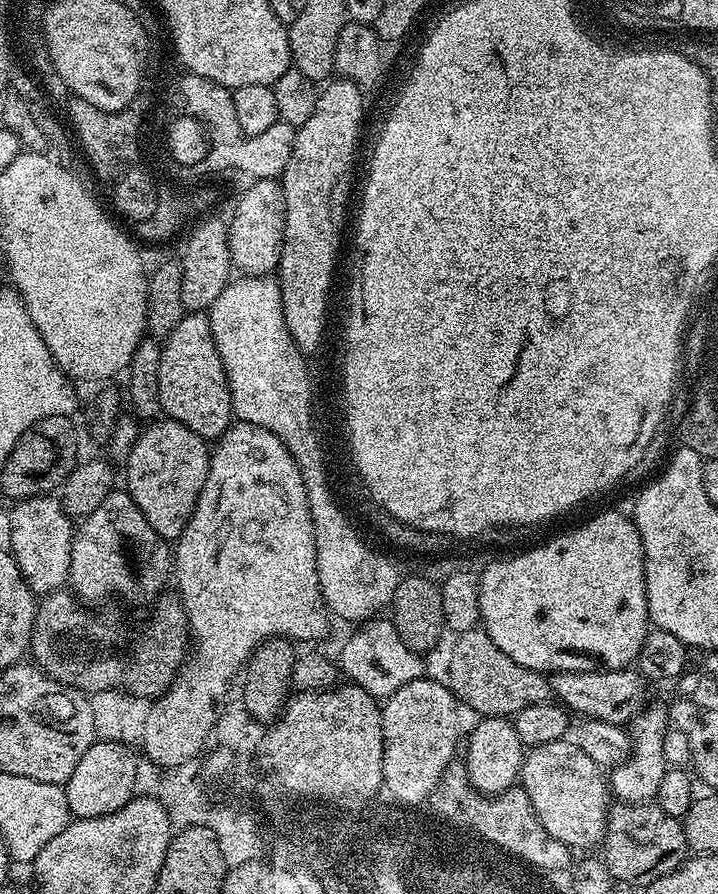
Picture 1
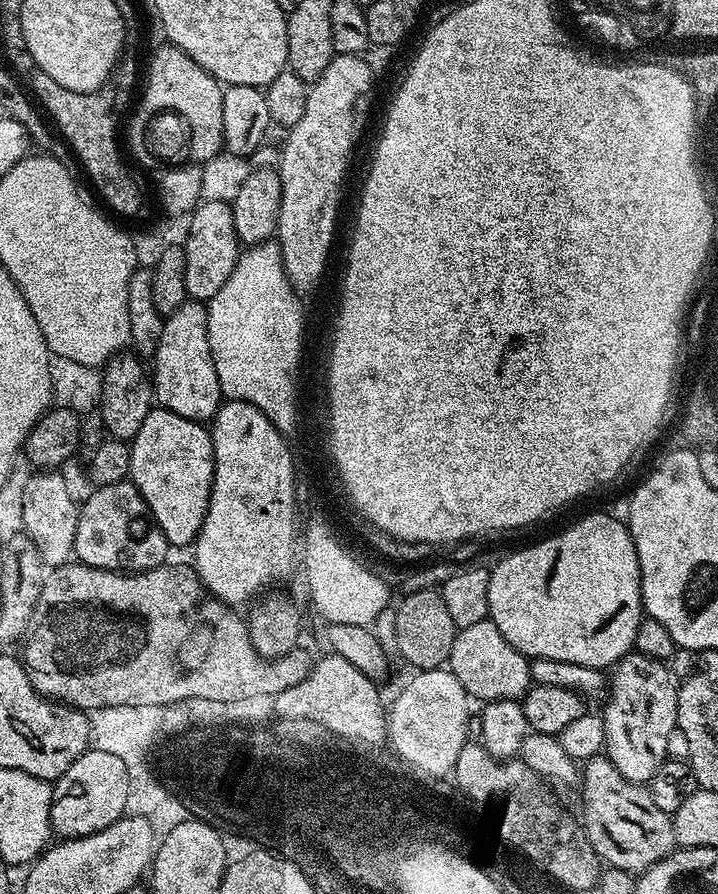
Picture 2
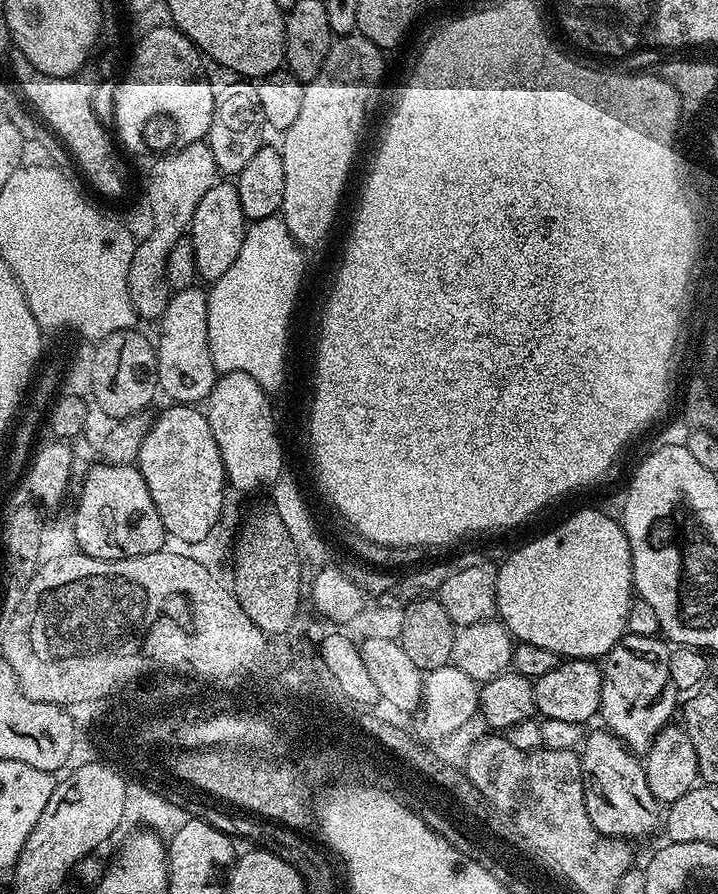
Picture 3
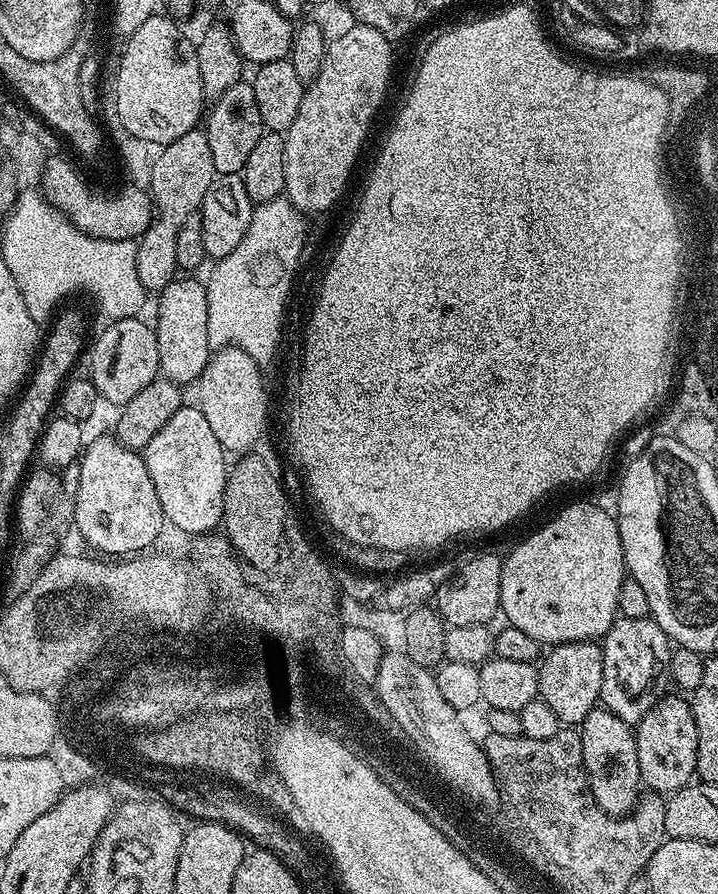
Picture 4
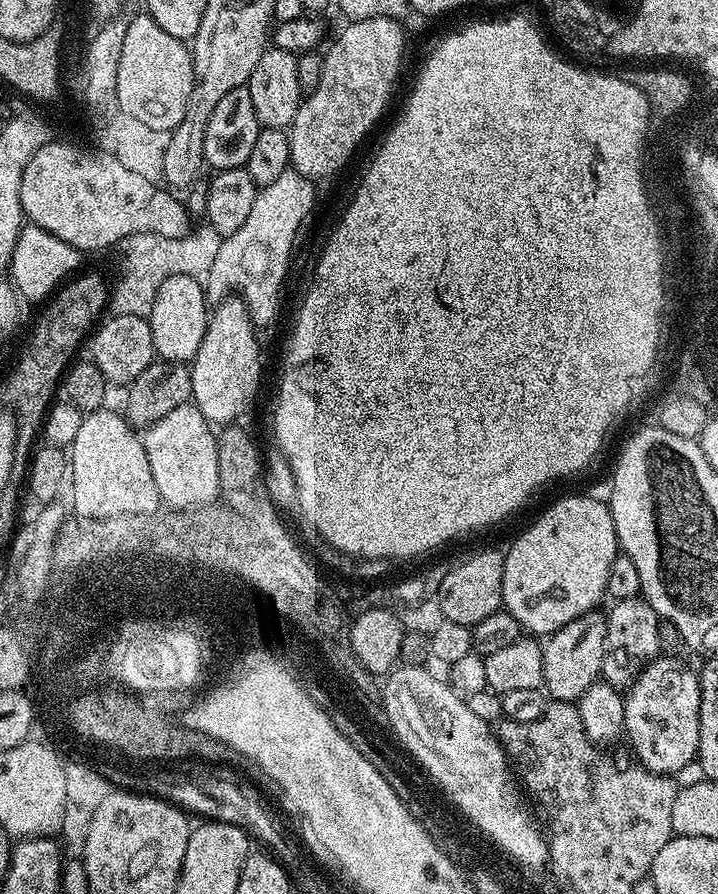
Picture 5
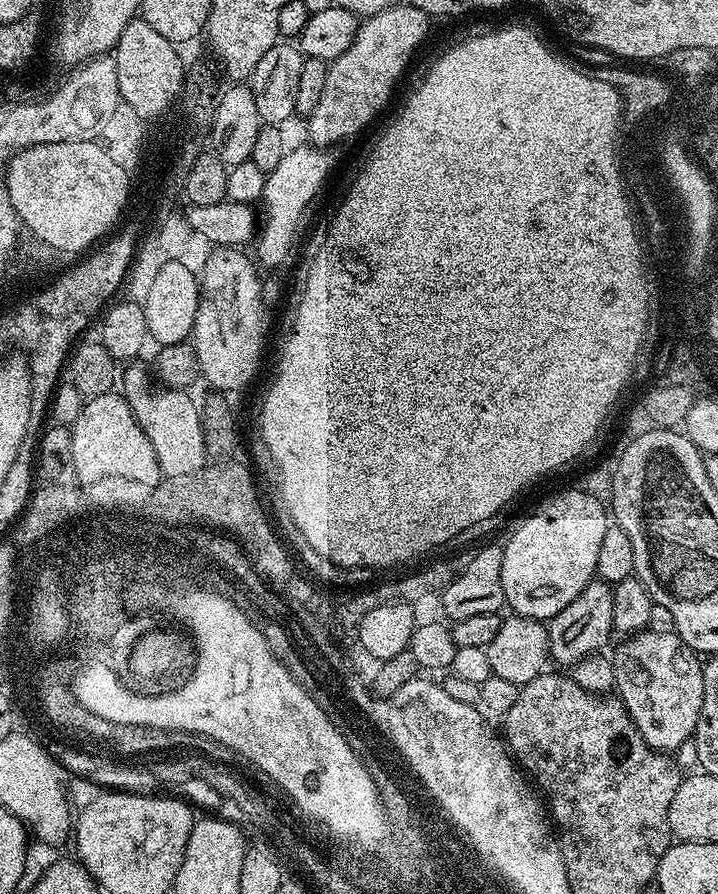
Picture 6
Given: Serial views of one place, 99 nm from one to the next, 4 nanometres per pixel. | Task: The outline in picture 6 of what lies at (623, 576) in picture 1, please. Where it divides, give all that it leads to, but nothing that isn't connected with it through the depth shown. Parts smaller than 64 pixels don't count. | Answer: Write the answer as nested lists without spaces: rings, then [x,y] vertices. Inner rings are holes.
[[[577,490],[556,492],[552,500],[544,504],[512,536],[512,540],[503,541],[504,563],[502,564],[502,590],[507,607],[515,615],[525,616],[531,620],[547,622],[558,610],[566,610],[582,590],[596,576],[598,566],[598,550],[602,550],[602,538],[606,538],[606,530],[610,526],[610,512],[602,501],[592,499],[588,493]]]

